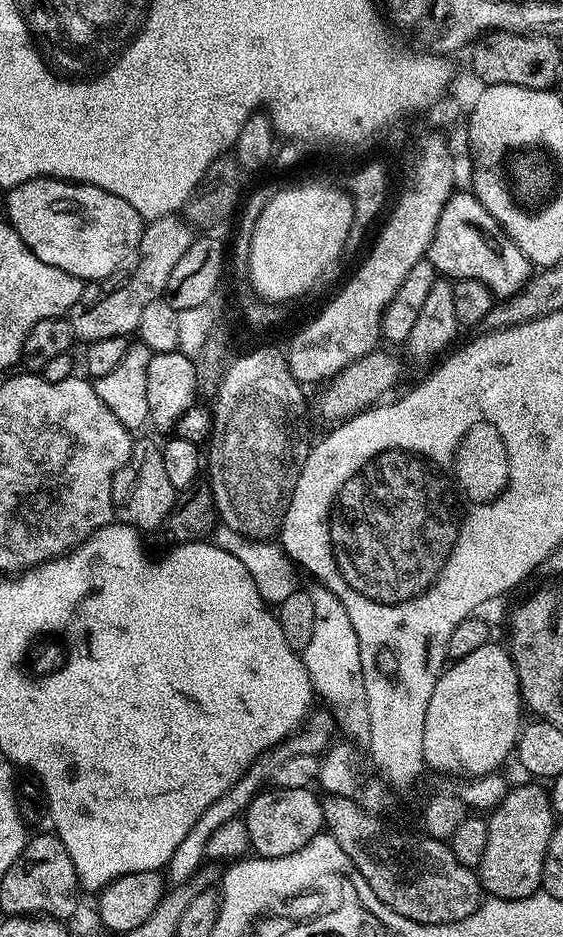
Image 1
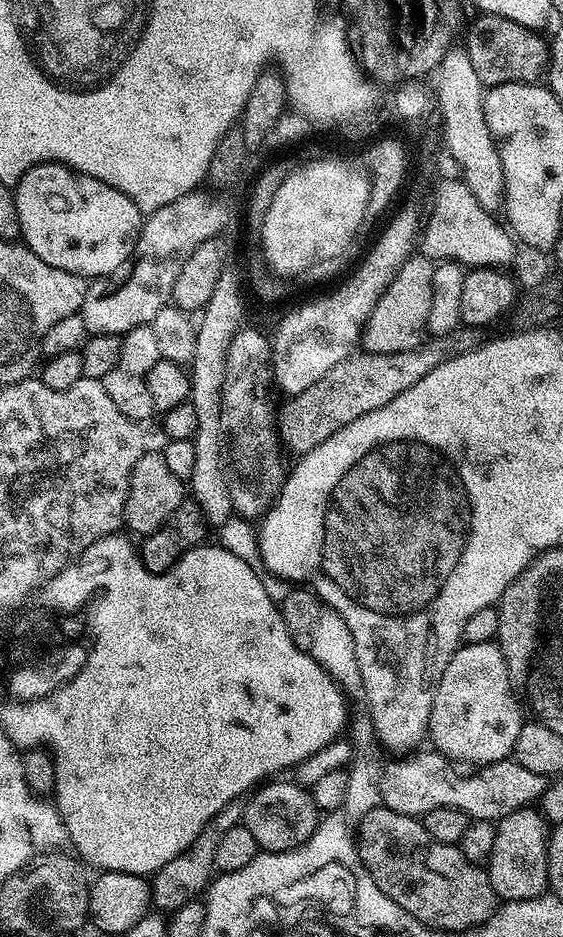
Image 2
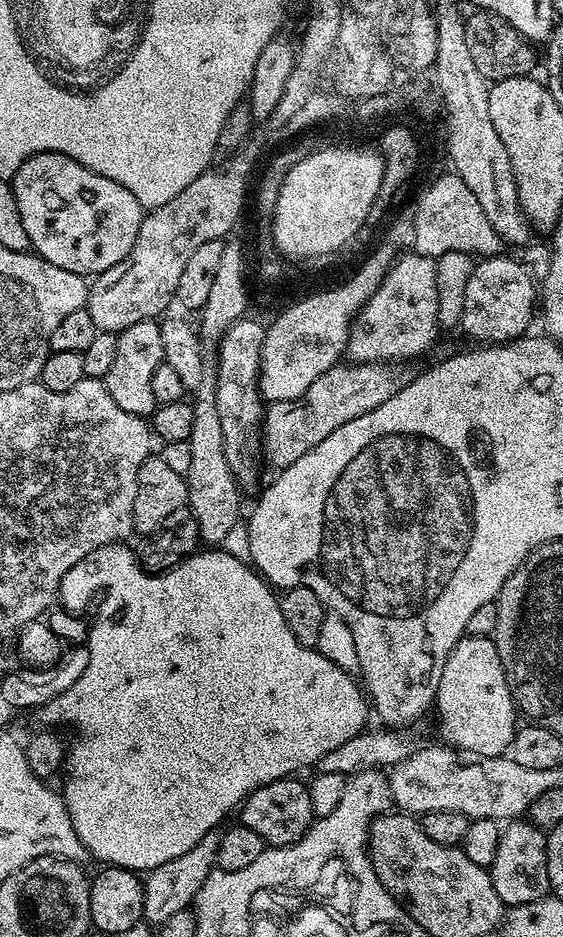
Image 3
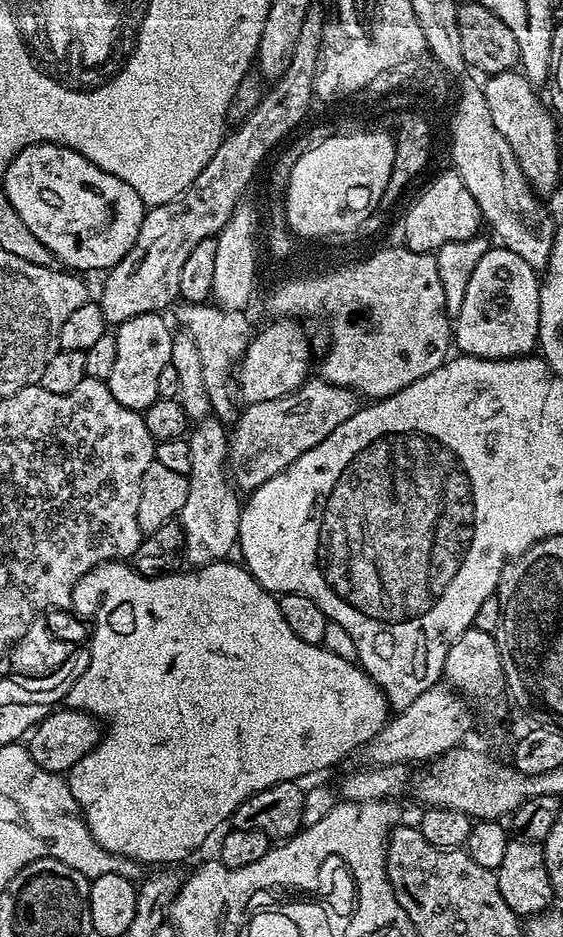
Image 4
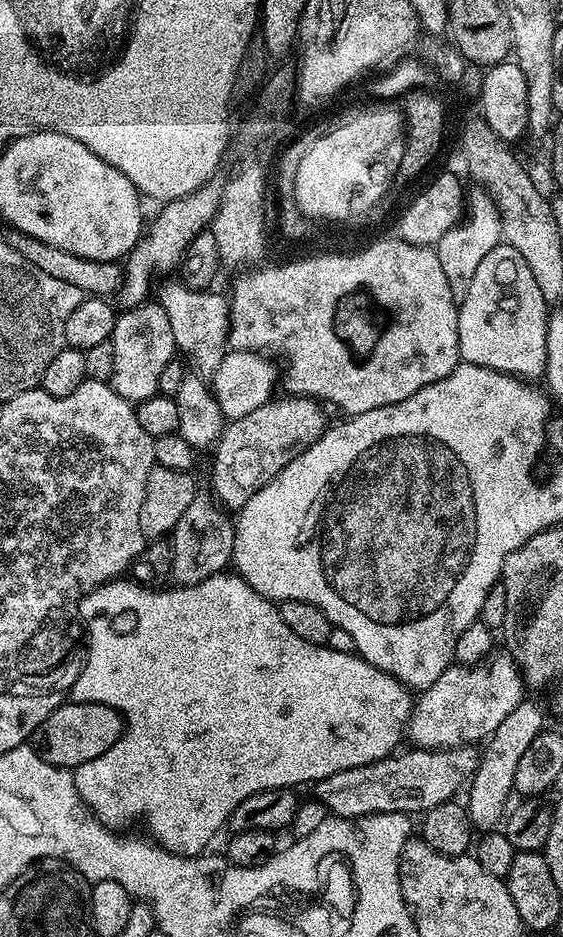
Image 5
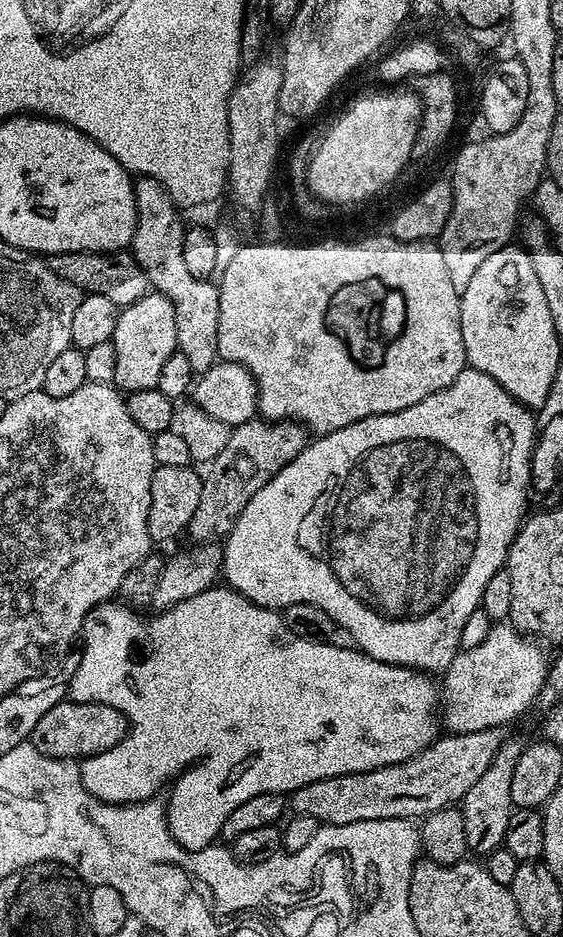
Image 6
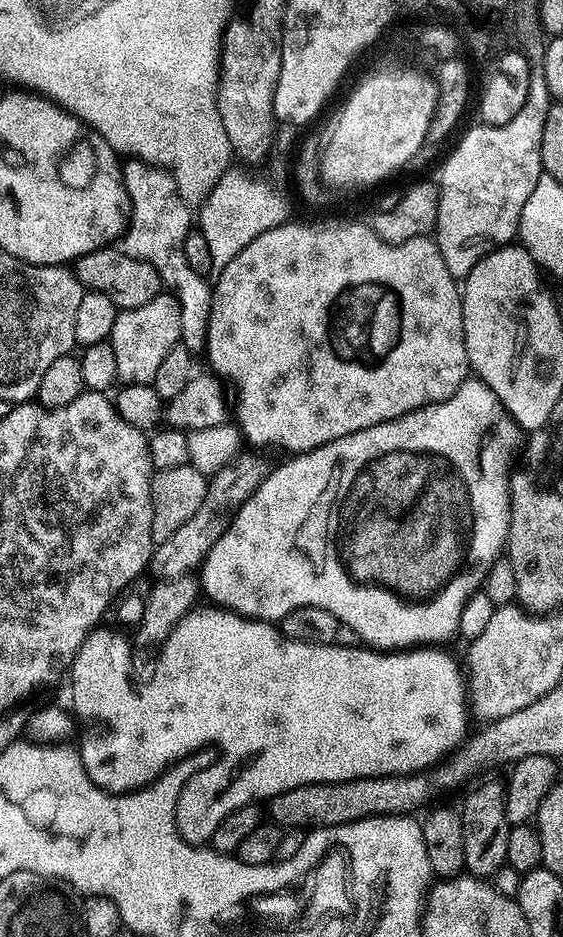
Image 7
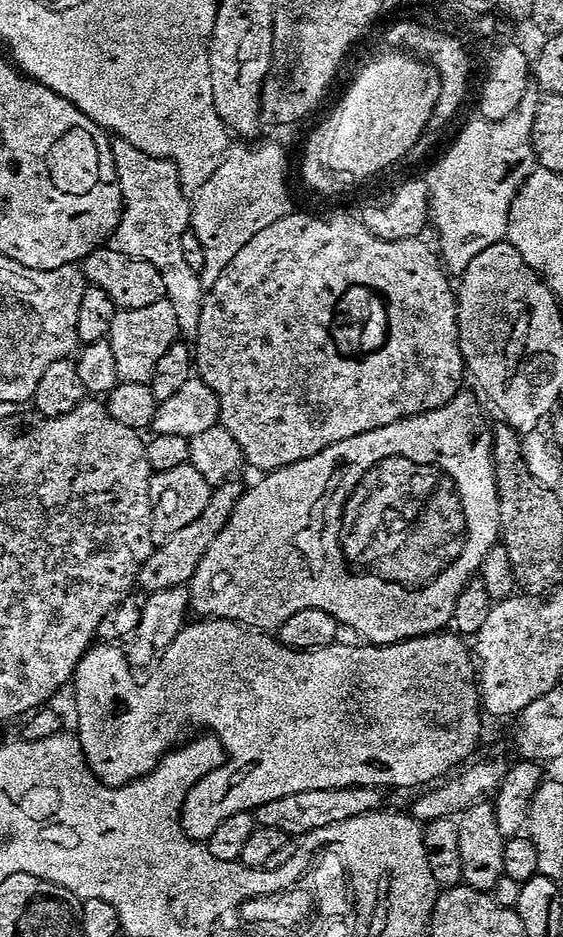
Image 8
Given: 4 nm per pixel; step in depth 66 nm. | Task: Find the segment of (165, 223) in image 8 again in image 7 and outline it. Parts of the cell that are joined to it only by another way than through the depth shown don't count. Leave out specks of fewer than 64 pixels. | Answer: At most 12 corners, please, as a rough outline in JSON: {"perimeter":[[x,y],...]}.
{"perimeter":[[128,158],[126,255],[180,304],[180,343],[208,342],[212,289],[190,270],[193,209],[164,168]]}

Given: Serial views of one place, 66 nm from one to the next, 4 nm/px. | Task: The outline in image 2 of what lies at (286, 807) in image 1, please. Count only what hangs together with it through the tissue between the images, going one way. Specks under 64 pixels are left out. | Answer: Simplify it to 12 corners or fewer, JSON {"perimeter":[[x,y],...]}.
{"perimeter":[[291,779],[257,787],[242,808],[260,852],[289,852],[322,819]]}

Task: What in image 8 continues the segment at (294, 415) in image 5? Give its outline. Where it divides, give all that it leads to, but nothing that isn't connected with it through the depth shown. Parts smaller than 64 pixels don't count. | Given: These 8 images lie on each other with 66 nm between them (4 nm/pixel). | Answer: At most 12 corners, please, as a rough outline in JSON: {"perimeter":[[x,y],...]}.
{"perimeter":[[215,485],[190,526],[153,547],[145,593],[187,585],[232,516],[242,485]]}

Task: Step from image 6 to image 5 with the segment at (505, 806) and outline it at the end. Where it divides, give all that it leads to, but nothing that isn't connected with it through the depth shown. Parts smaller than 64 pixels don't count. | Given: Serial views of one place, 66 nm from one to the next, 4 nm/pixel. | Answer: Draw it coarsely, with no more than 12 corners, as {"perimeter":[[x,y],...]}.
{"perimeter":[[525,698],[479,753],[466,788],[473,829],[506,815],[514,770],[545,728],[543,706]]}

